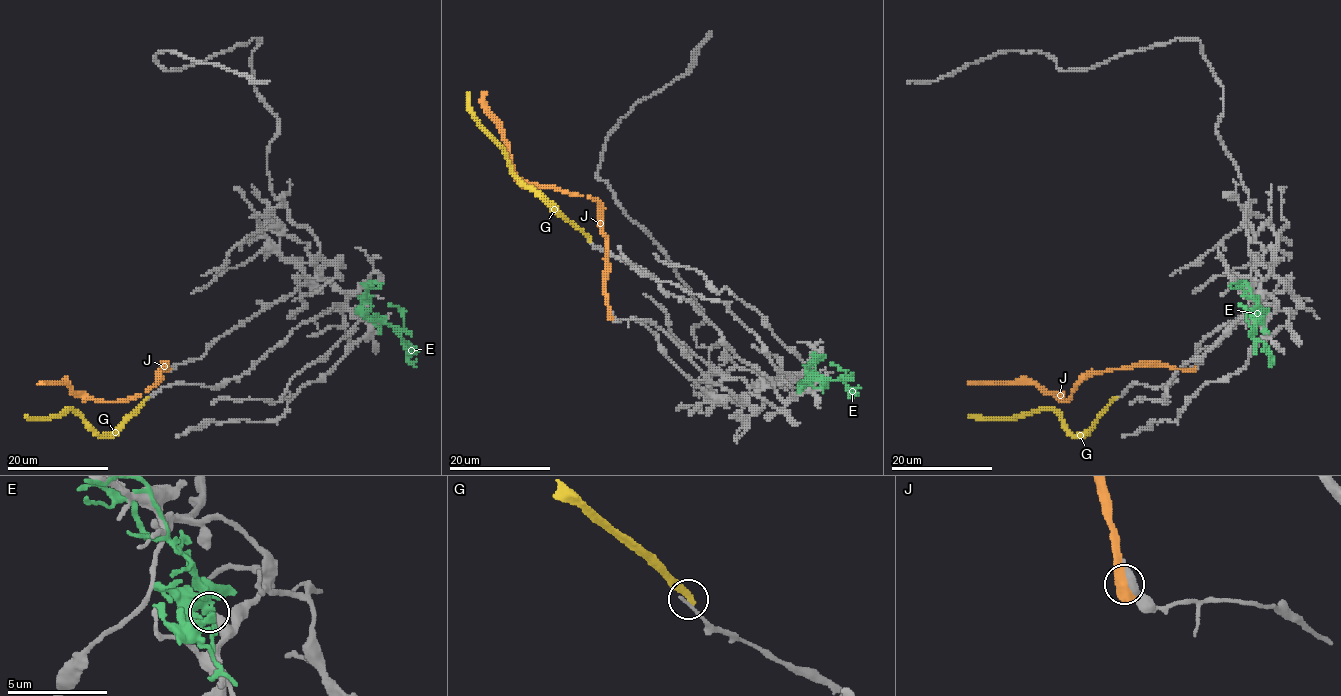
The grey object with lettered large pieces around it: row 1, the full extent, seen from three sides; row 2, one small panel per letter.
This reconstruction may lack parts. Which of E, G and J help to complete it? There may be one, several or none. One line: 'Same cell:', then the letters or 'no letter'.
Same cell: no letter

